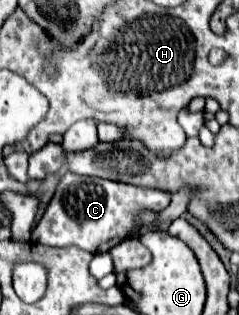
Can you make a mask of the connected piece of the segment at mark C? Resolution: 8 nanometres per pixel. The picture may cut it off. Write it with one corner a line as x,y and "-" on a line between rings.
65,173
37,225
31,231
31,241
41,245
77,245
89,253
105,253
113,245
129,237
137,227
141,211
163,211
171,201
169,193
157,189
145,189
119,181
85,177
77,173

